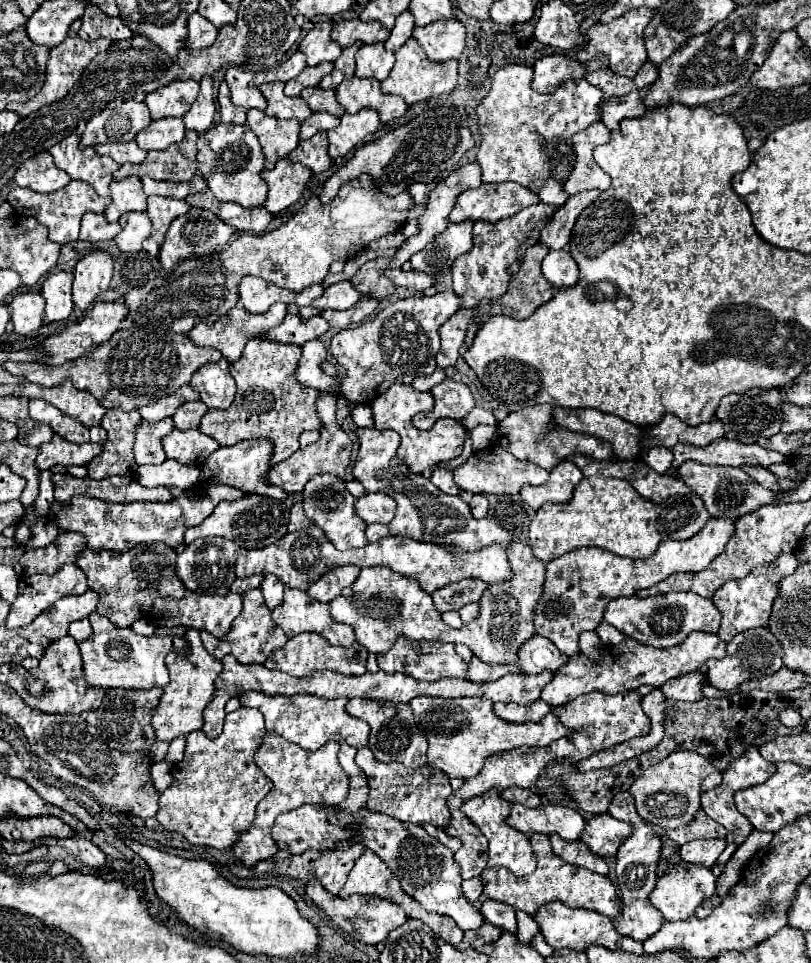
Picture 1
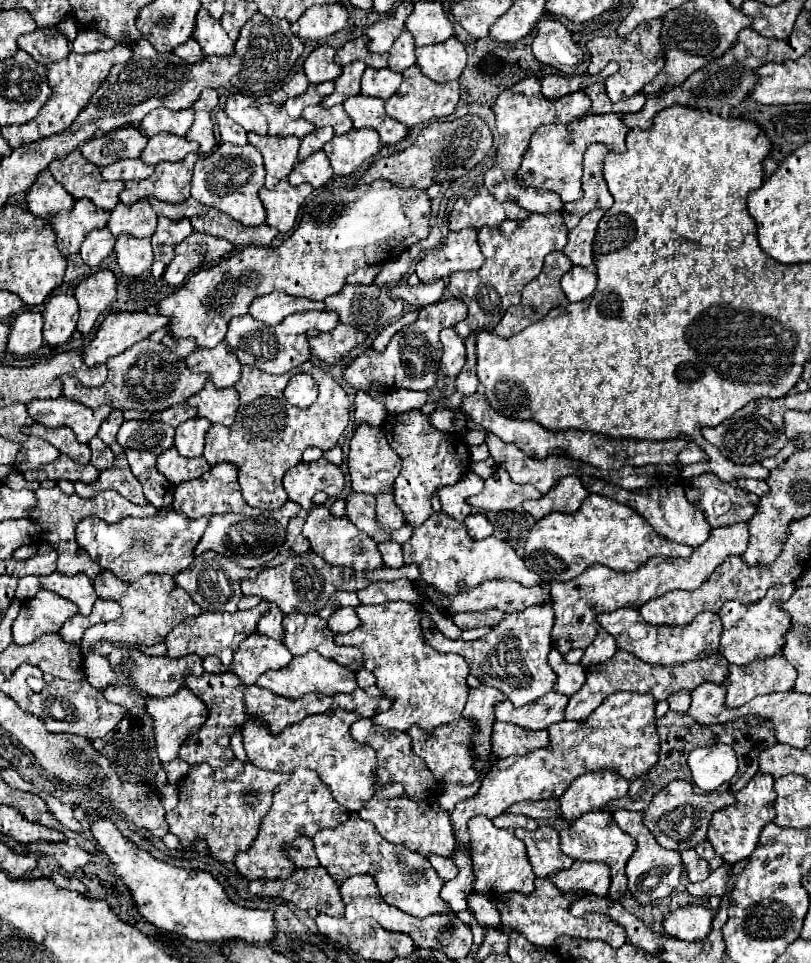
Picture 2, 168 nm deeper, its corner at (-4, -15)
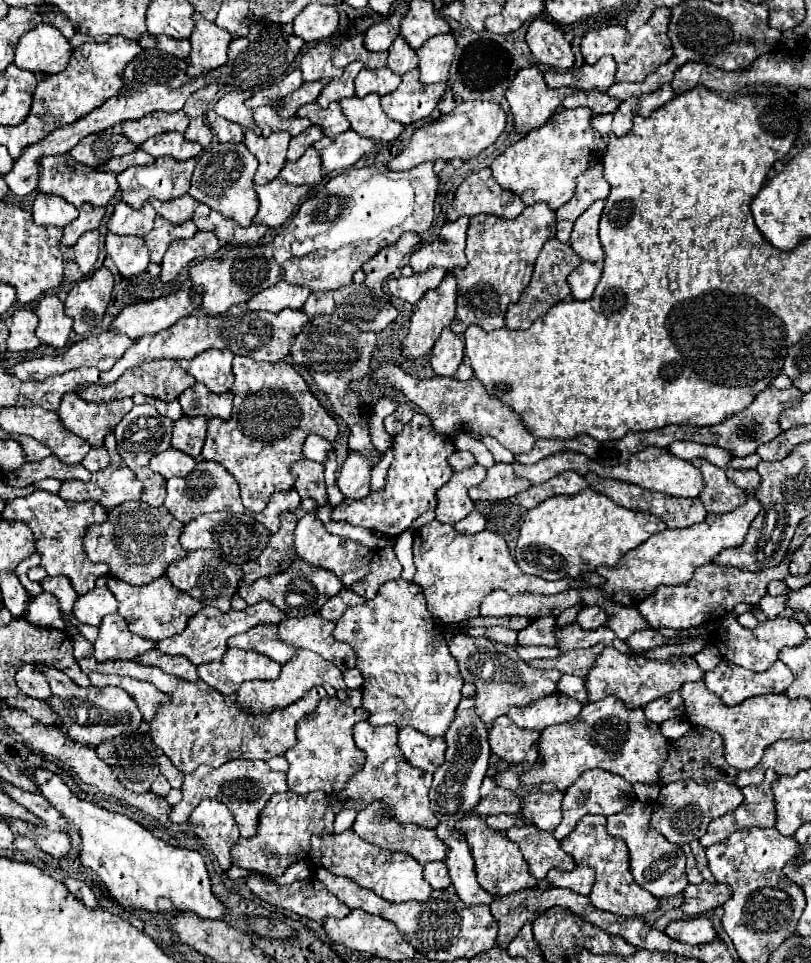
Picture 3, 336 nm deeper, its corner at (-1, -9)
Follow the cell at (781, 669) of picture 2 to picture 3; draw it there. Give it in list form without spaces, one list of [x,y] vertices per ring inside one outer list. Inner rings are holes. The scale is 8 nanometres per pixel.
[[[720,660],[720,664],[704,676],[706,688],[714,692],[726,706],[736,706],[758,694],[786,692],[792,680],[794,676],[790,668],[780,660],[776,660],[766,672],[744,670],[742,666]]]

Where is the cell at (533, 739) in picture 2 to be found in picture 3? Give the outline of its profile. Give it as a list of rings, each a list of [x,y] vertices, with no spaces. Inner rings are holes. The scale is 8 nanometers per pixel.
[[[508,716],[496,718],[494,726],[488,730],[490,748],[502,760],[510,764],[518,762],[534,762],[536,760],[536,742],[540,732],[536,730],[520,730]]]

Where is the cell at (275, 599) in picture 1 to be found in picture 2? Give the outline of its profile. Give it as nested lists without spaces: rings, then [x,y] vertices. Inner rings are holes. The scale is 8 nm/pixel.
[[[271,604],[267,616],[263,616],[257,632],[259,632],[261,636],[269,636],[269,638],[273,638],[273,640],[283,640],[281,620],[283,620],[283,614],[279,612],[279,608],[275,608],[275,604]]]

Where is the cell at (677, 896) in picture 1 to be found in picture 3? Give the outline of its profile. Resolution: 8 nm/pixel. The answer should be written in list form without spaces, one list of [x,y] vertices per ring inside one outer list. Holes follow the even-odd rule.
[[[696,916],[690,920],[674,920],[666,926],[664,932],[670,938],[686,944],[704,944],[704,942],[716,940],[714,926],[706,916]]]

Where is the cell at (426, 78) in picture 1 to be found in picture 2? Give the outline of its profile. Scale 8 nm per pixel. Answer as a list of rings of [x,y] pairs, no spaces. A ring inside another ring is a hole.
[[[411,66],[407,72],[403,72],[403,82],[399,86],[399,90],[385,102],[385,110],[387,116],[391,116],[393,120],[399,120],[405,126],[415,126],[415,124],[425,124],[437,118],[445,118],[449,114],[453,114],[455,106],[459,102],[459,84],[455,82],[431,82],[427,80],[427,76],[421,74],[419,66]]]

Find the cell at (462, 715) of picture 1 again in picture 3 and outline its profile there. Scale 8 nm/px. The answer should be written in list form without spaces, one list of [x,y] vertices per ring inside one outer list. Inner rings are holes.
[[[402,728],[398,736],[398,746],[404,752],[406,760],[424,772],[434,772],[438,766],[444,764],[444,738],[428,738],[412,728]]]

